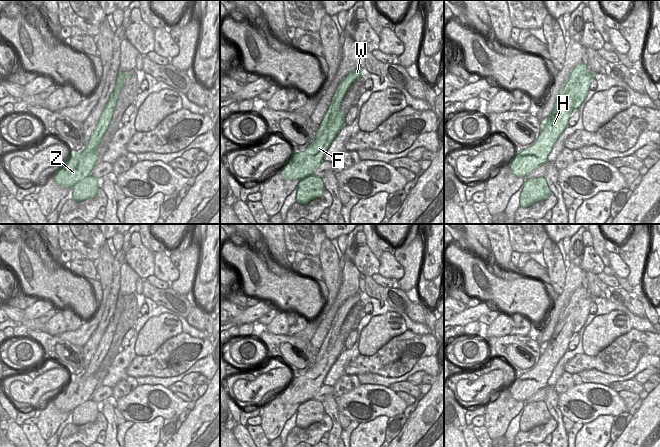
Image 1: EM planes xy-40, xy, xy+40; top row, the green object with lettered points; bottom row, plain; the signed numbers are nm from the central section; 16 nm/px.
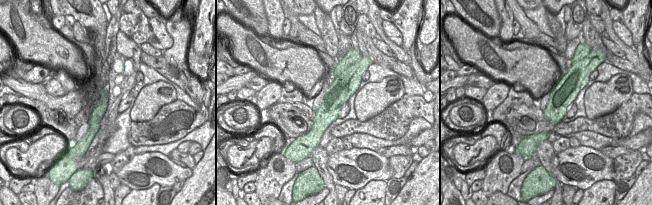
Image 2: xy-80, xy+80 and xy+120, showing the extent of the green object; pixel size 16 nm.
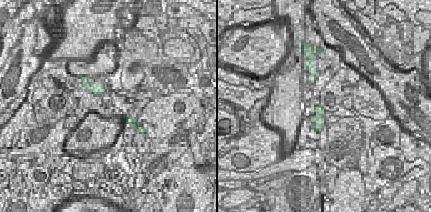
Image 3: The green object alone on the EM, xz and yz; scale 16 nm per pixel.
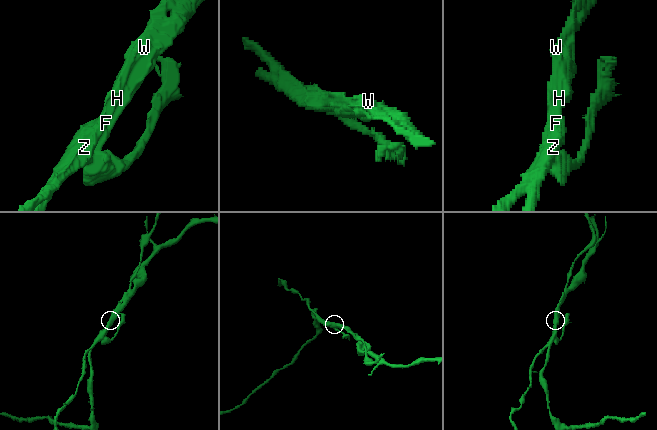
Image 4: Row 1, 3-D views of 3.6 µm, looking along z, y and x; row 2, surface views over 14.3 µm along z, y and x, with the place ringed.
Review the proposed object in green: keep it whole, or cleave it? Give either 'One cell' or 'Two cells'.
Two cells

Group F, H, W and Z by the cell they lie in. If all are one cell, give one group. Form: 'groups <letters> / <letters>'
groups F H Z / W

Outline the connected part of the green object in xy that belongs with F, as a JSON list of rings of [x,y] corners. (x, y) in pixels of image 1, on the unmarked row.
[[[340,330],[335,334],[335,337],[336,340],[334,345],[331,347],[331,350],[329,352],[325,352],[322,348],[320,348],[313,366],[304,375],[297,376],[296,374],[293,374],[290,382],[283,388],[285,392],[282,394],[281,400],[284,404],[301,405],[309,400],[312,400],[317,391],[323,386],[324,379],[326,378],[329,370],[335,363],[340,353],[345,349],[345,340],[342,339]]]

